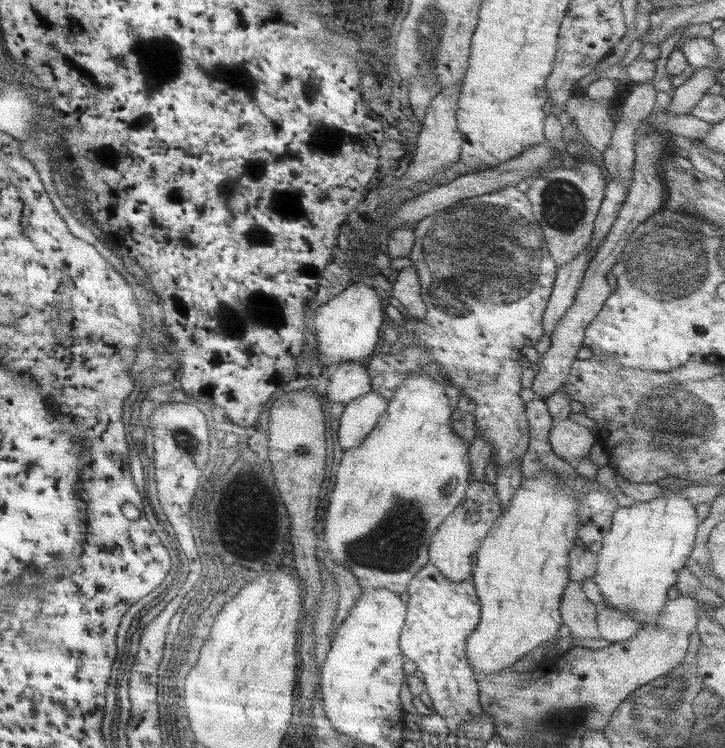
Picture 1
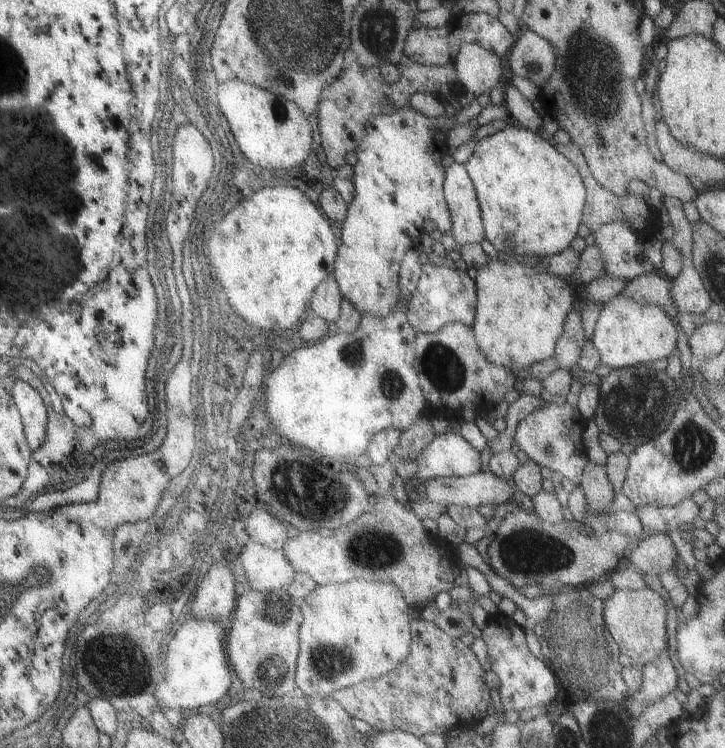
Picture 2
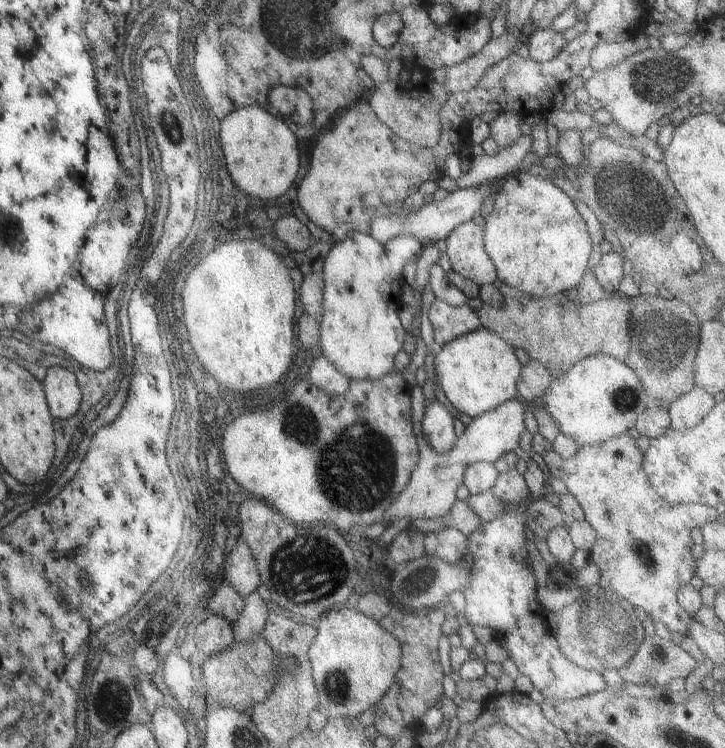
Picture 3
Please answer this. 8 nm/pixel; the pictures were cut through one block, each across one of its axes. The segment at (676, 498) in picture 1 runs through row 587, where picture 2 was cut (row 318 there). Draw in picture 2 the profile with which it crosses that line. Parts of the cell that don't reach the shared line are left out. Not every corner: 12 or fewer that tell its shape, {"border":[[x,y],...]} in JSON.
{"border":[[617,294],[590,341],[610,370],[667,358],[677,328],[661,307]]}

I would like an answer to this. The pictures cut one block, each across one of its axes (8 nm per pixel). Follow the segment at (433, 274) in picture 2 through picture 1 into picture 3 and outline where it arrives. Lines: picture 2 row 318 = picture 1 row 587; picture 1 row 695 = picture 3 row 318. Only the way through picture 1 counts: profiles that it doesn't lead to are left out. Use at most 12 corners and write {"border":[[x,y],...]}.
{"border":[[429,304],[435,349],[481,327],[467,304]]}

